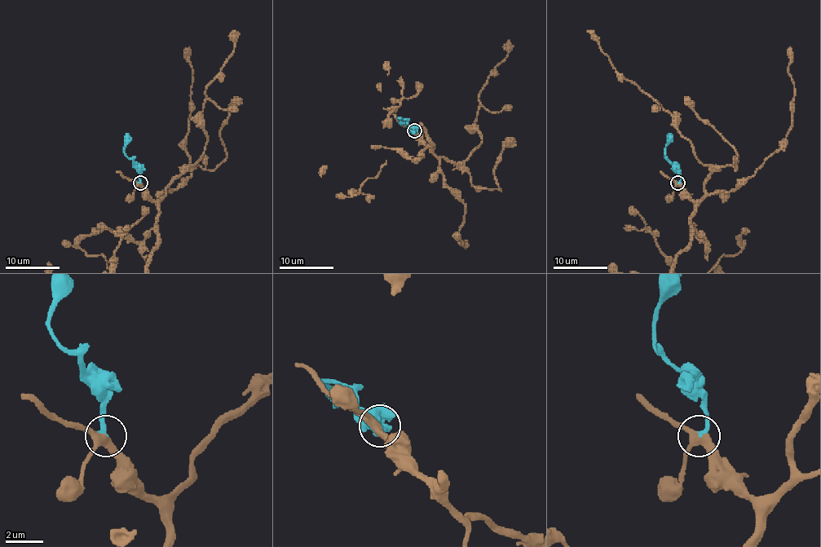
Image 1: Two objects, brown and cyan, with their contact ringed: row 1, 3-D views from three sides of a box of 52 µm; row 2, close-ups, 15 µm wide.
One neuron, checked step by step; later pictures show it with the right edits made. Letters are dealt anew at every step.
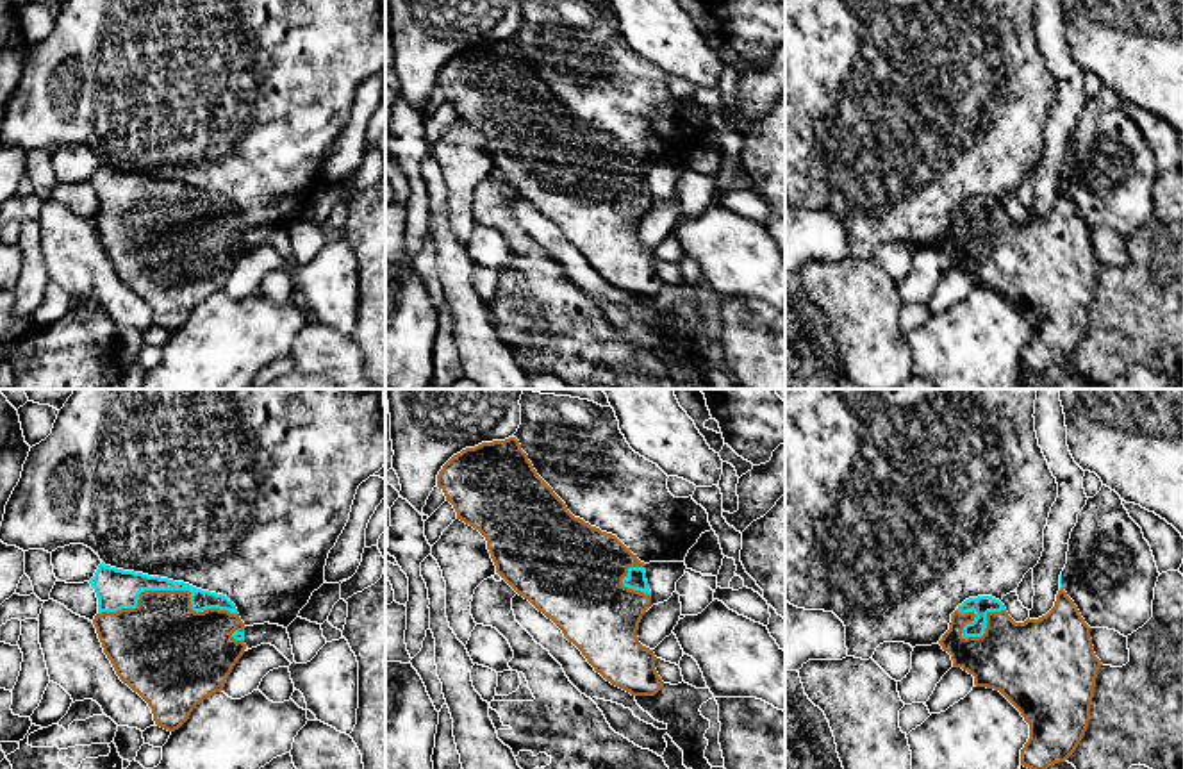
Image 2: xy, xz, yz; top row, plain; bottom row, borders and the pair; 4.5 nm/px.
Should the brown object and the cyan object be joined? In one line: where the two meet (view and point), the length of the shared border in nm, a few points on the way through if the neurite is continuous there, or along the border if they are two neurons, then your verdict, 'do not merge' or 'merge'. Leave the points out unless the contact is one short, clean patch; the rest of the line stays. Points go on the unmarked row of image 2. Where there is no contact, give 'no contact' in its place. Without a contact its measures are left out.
contact xy (170, 191); length 600 nm; merge

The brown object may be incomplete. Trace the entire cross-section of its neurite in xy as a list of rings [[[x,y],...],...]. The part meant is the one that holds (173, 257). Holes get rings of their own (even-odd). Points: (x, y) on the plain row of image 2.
[[[103,162],[89,184],[98,198],[93,225],[103,253],[120,280],[148,303],[157,327],[178,330],[205,298],[223,291],[246,250],[246,227],[227,196]]]

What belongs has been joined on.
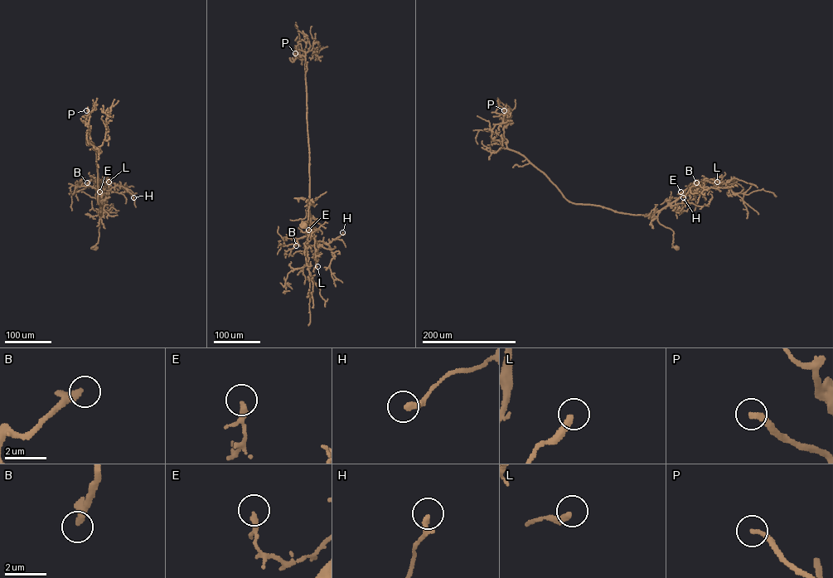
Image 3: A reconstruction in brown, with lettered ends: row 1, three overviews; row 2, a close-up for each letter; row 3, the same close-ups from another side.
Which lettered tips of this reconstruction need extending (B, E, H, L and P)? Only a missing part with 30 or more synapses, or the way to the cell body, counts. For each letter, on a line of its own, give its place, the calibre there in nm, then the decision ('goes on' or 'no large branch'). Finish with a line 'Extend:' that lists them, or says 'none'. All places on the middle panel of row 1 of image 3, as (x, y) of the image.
B: (296, 245) | 320 nm | no large branch
E: (308, 230) | 180 nm | no large branch
H: (342, 232) | 280 nm | no large branch
L: (317, 266) | 320 nm | no large branch
P: (295, 53) | 240 nm | goes on
Extend: P

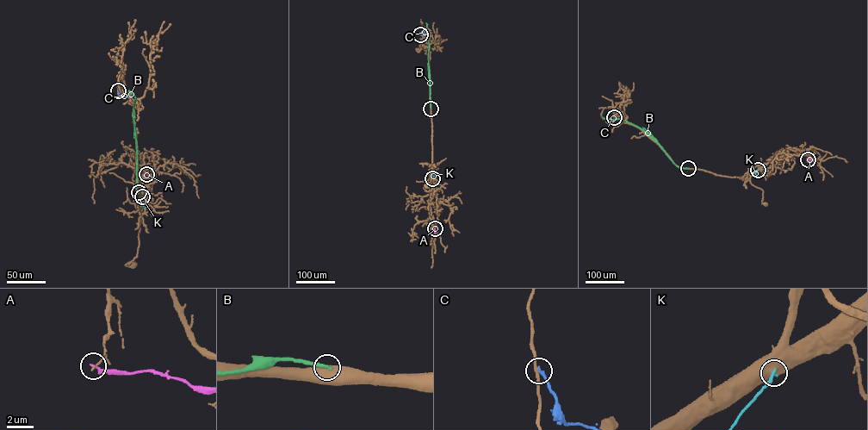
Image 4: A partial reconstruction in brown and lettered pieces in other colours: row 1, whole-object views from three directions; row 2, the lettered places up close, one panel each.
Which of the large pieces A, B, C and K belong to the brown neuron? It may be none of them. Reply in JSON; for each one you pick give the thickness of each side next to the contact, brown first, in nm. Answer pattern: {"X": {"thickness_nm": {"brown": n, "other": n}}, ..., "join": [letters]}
{"join": []}

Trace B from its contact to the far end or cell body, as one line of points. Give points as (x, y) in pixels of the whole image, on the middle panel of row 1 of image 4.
B: (430, 109), (425, 22)

